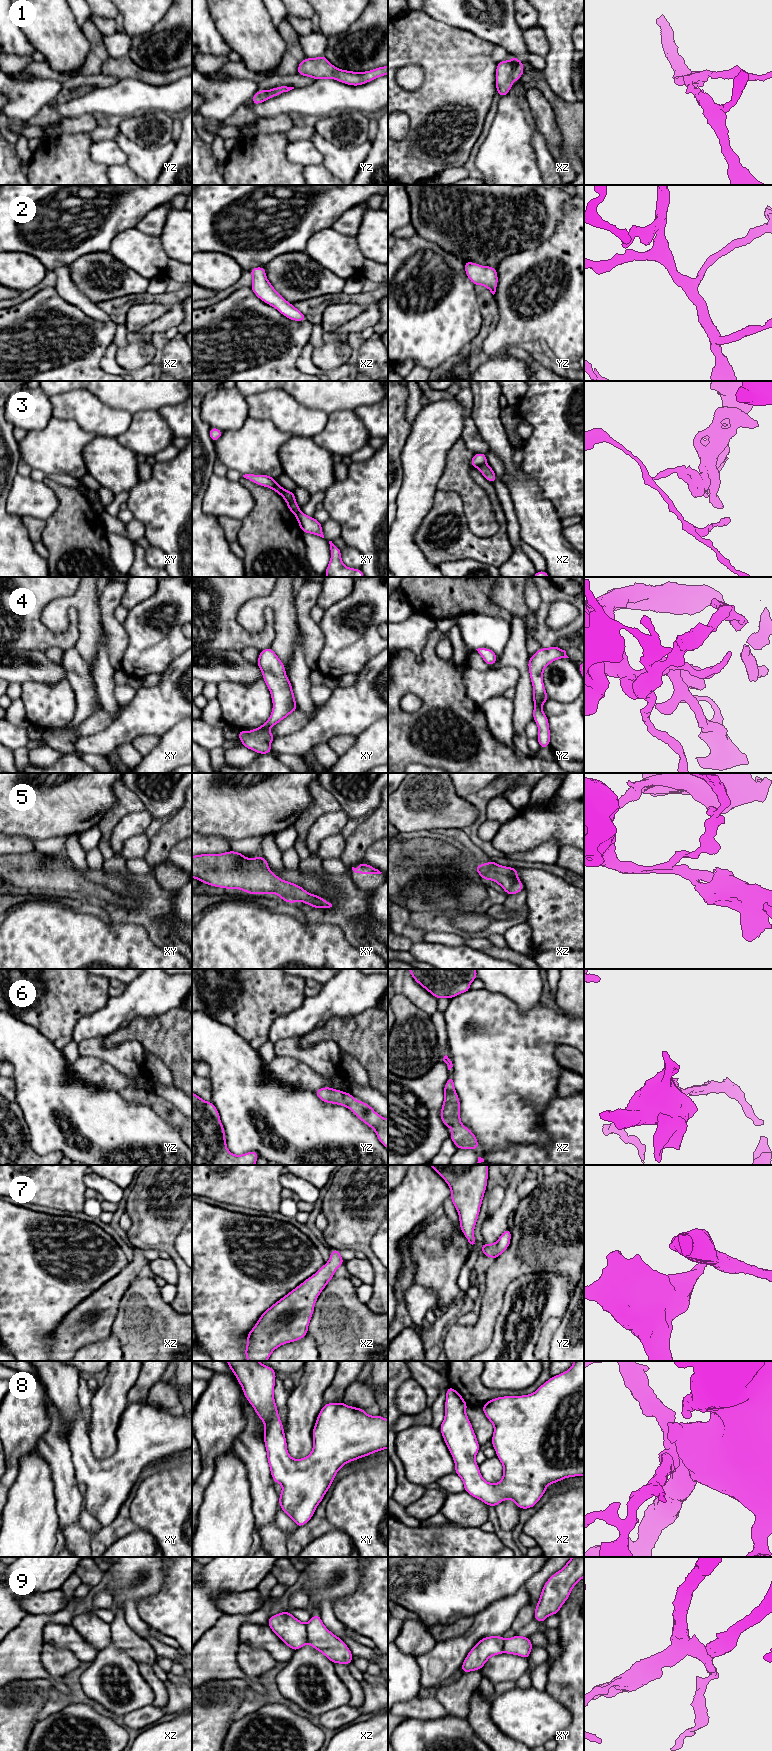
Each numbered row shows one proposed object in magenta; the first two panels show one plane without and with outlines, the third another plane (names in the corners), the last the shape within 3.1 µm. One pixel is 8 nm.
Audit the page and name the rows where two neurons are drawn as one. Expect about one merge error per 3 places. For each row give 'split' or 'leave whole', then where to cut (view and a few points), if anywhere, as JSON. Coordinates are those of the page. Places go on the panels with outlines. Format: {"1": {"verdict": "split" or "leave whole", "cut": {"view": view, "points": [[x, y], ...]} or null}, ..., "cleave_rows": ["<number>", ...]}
{"1": {"verdict": "leave whole", "cut": null}, "2": {"verdict": "leave whole", "cut": null}, "3": {"verdict": "split", "cut": {"view": "xy", "points": [[286, 501], [295, 502]]}}, "4": {"verdict": "leave whole", "cut": null}, "5": {"verdict": "leave whole", "cut": null}, "6": {"verdict": "leave whole", "cut": null}, "7": {"verdict": "leave whole", "cut": null}, "8": {"verdict": "leave whole", "cut": null}, "9": {"verdict": "split", "cut": {"view": "xz", "points": [[305, 1624], [308, 1642]]}}, "cleave_rows": ["3", "9"]}

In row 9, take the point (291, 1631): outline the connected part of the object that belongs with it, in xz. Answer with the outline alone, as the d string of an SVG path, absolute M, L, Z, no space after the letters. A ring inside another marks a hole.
M287 1611L270 1616L268 1626L293 1651L308 1643L307 1625Z

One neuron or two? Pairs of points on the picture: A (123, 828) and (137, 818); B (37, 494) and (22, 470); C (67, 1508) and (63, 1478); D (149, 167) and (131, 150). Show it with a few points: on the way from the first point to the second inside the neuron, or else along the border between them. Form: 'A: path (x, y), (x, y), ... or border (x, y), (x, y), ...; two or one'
A: path (126, 828), (134, 821); one
B: border (17, 474), (28, 477); two
C: path (67, 1501), (65, 1485); one
D: path (145, 163), (135, 154); one

